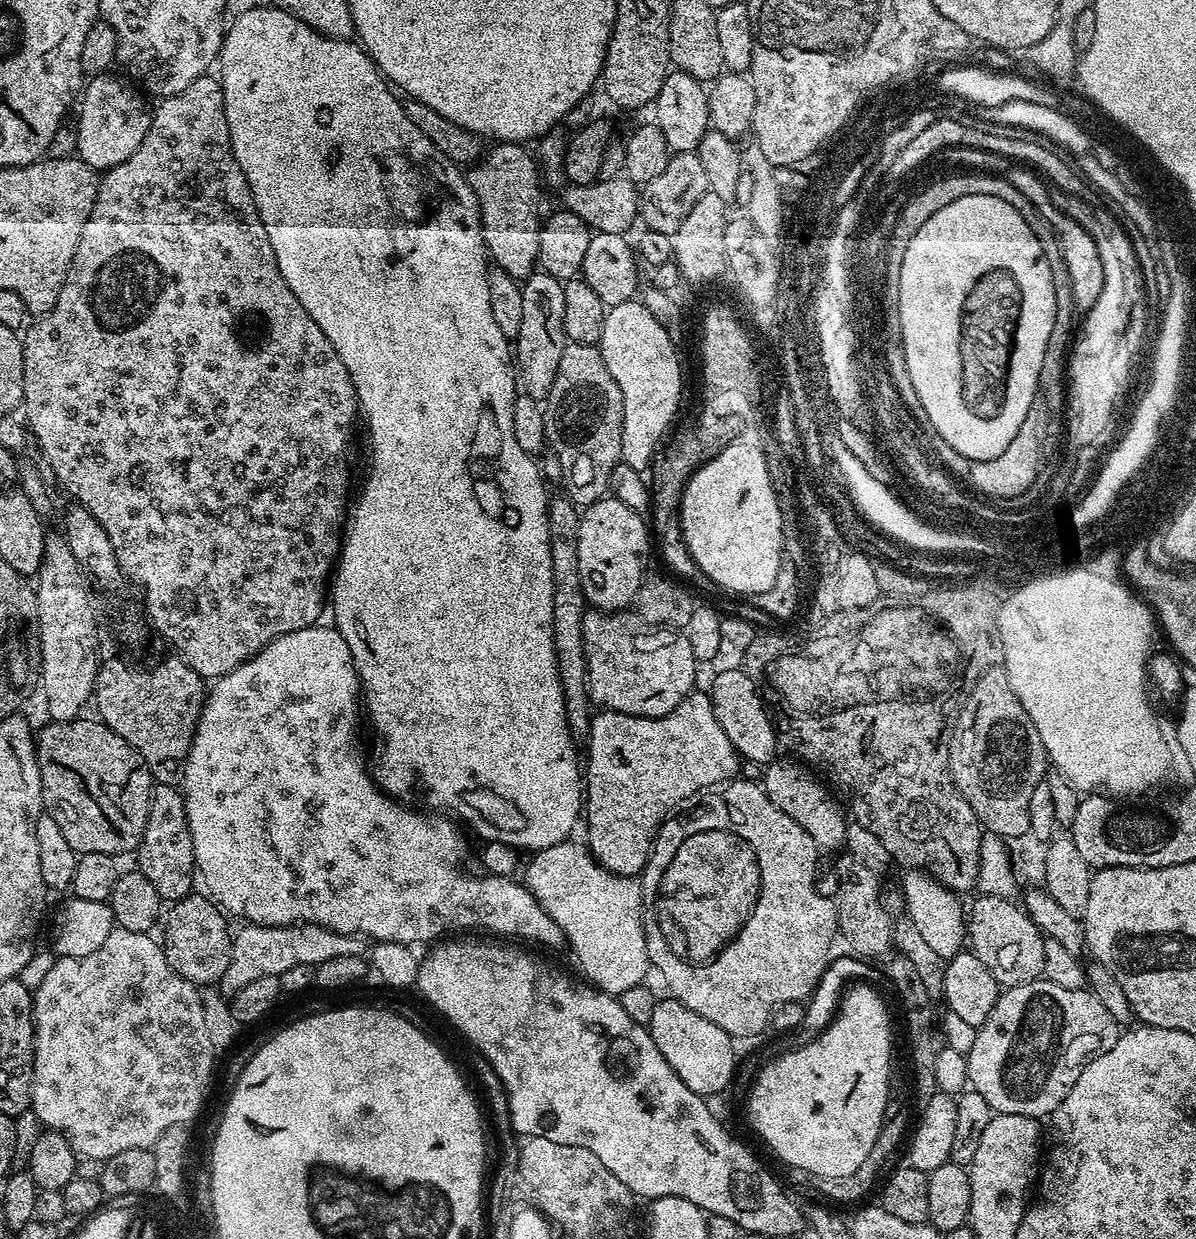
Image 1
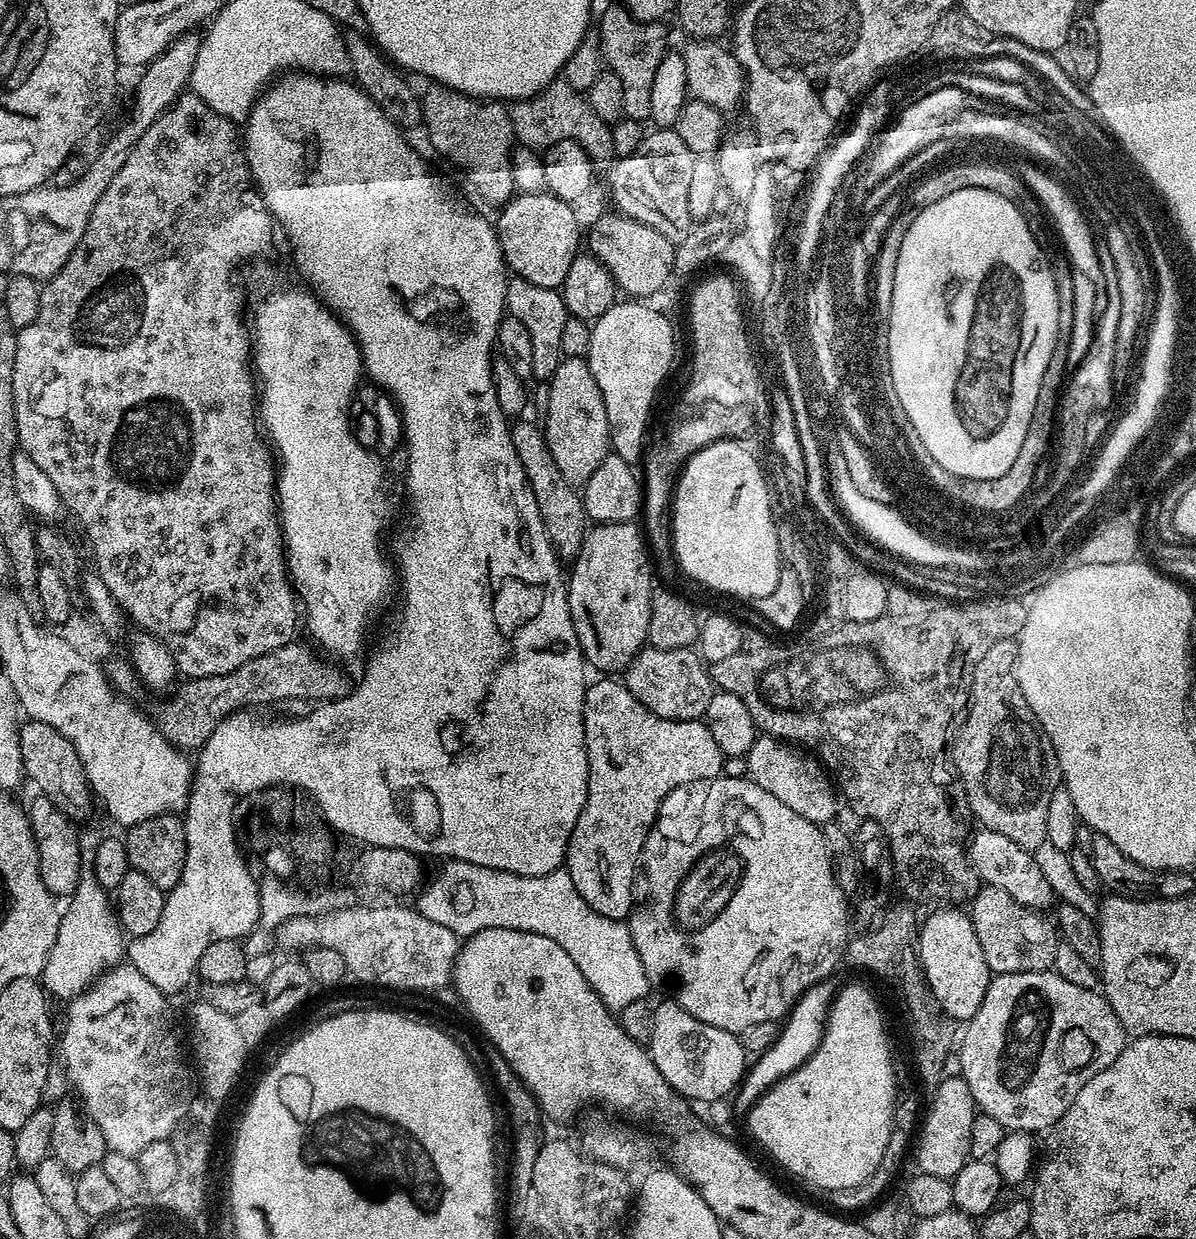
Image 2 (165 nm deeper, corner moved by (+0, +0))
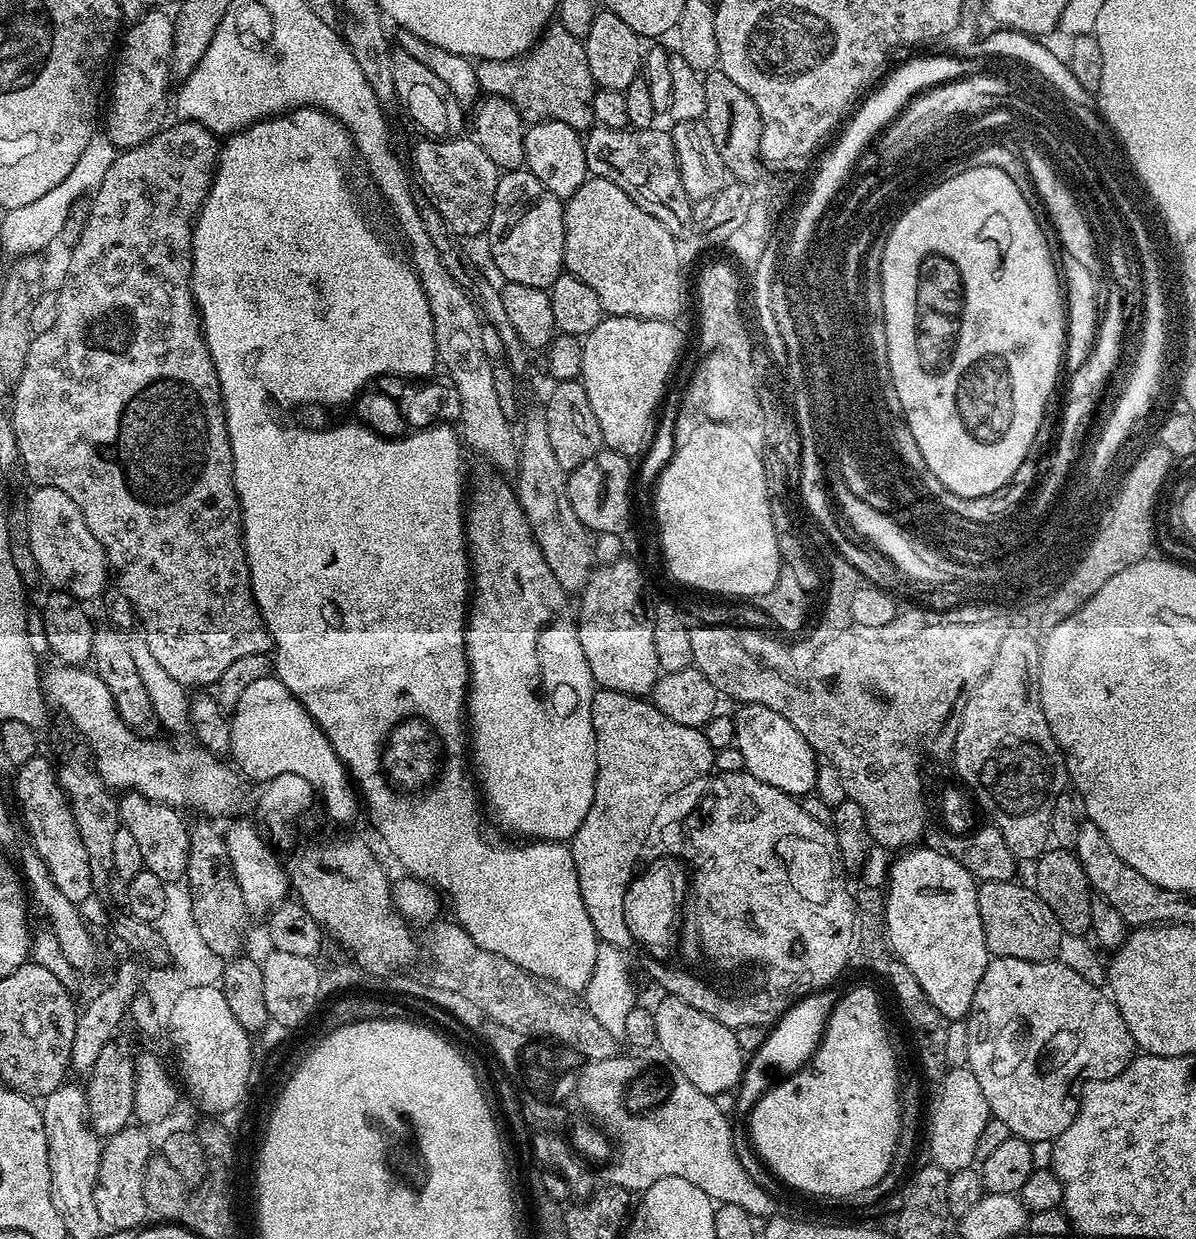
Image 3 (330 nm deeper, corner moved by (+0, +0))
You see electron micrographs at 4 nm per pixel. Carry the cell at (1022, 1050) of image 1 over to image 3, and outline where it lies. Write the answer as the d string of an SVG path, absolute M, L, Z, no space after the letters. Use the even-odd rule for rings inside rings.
M1001 956L989 959L986 970L982 974L982 982L978 982L978 990L974 990L974 1002L972 1009L968 1011L966 1017L968 1029L970 1030L970 1054L968 1055L967 1067L971 1068L974 1078L978 1078L978 1086L982 1086L982 1094L986 1094L989 1113L995 1119L1006 1122L1014 1136L1021 1136L1023 1140L1037 1142L1036 1140L1055 1141L1057 1136L1074 1122L1074 1118L1080 1109L1080 1096L1068 1096L1072 1092L1072 1087L1083 1085L1090 1080L1105 1080L1114 1078L1126 1070L1126 1066L1137 1055L1138 1049L1126 1022L1122 1022L1122 1014L1118 1006L1113 1002L1111 995L1103 987L1086 982L1070 966L1061 964L1059 959L1039 960L1030 962L1022 958L1002 958Z

